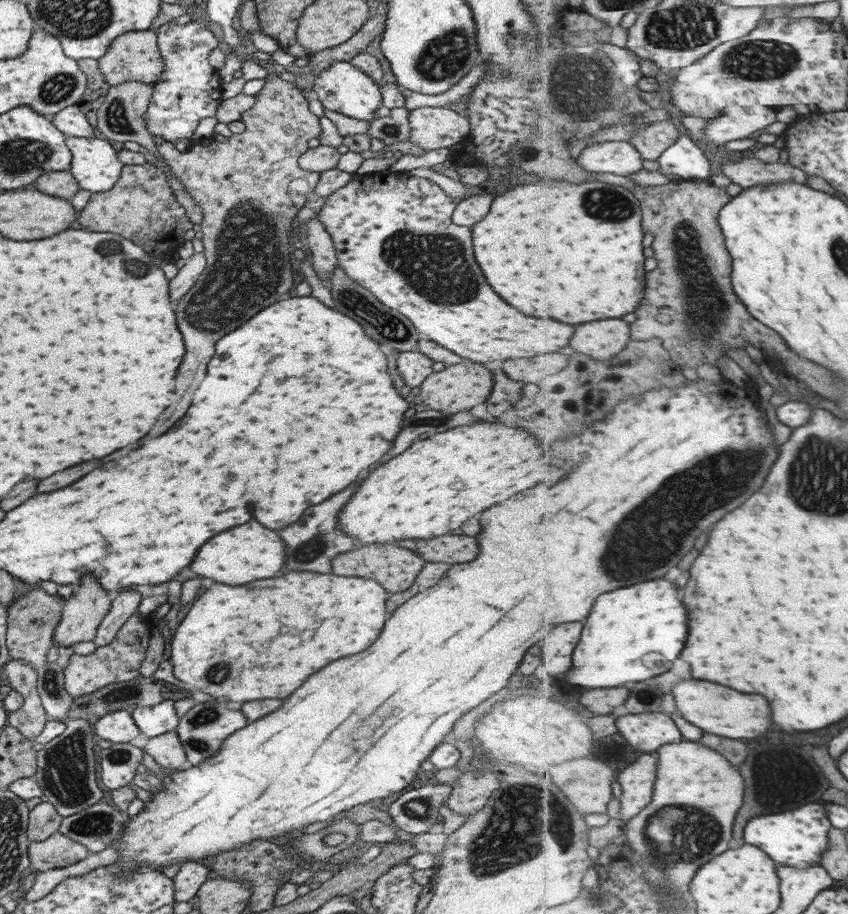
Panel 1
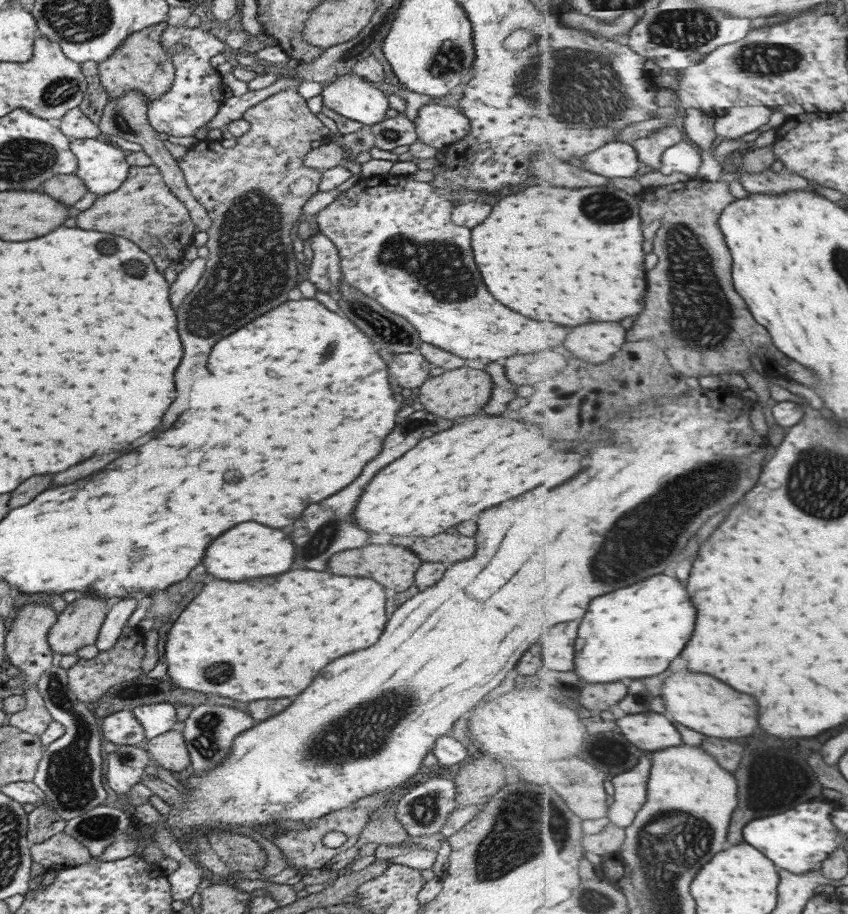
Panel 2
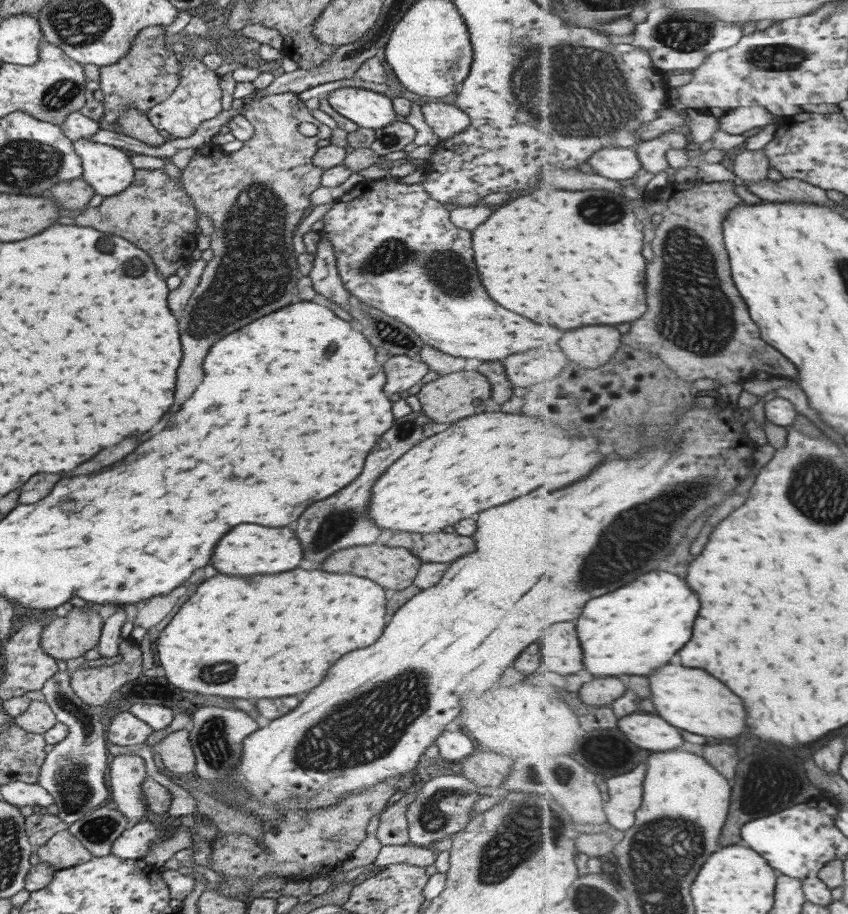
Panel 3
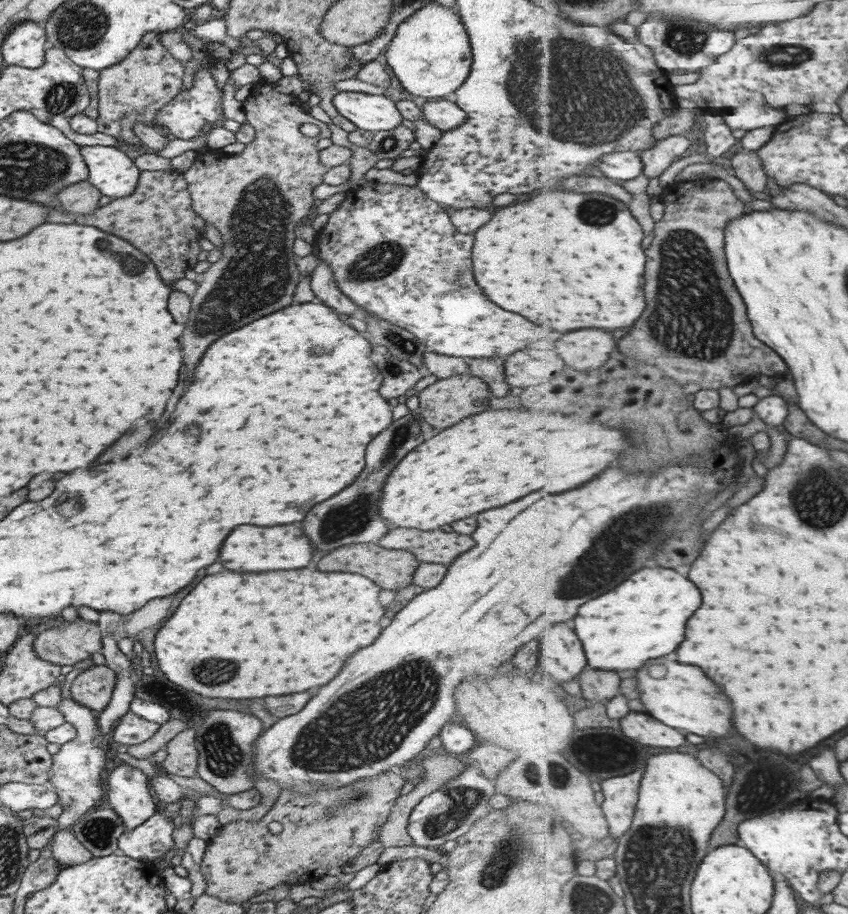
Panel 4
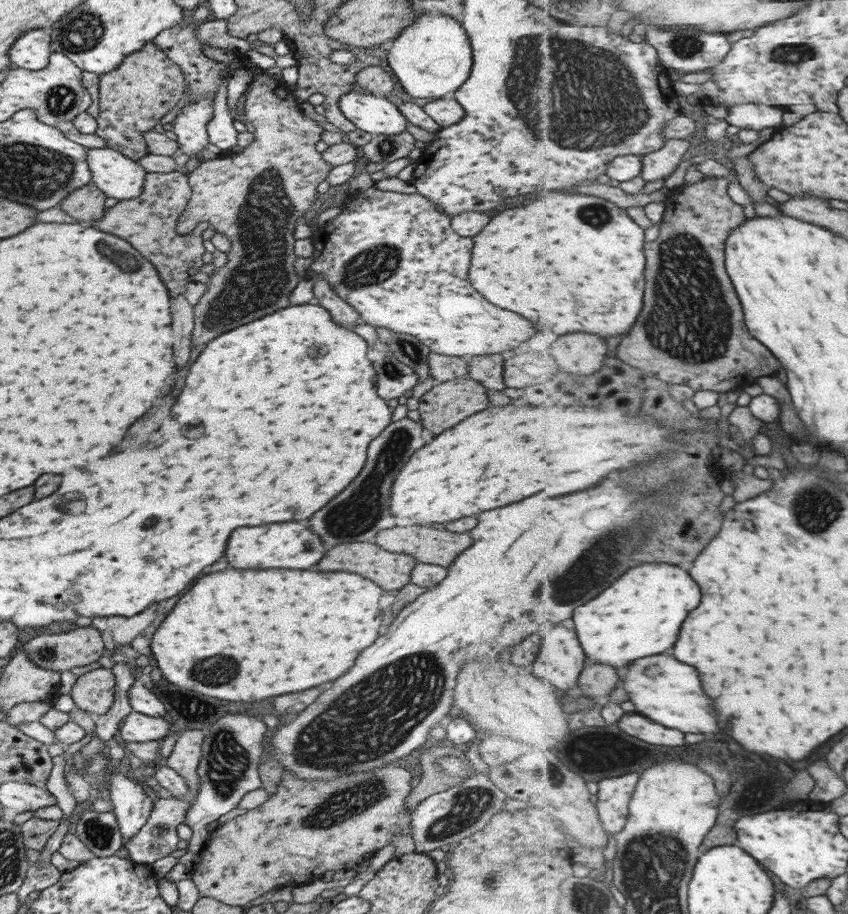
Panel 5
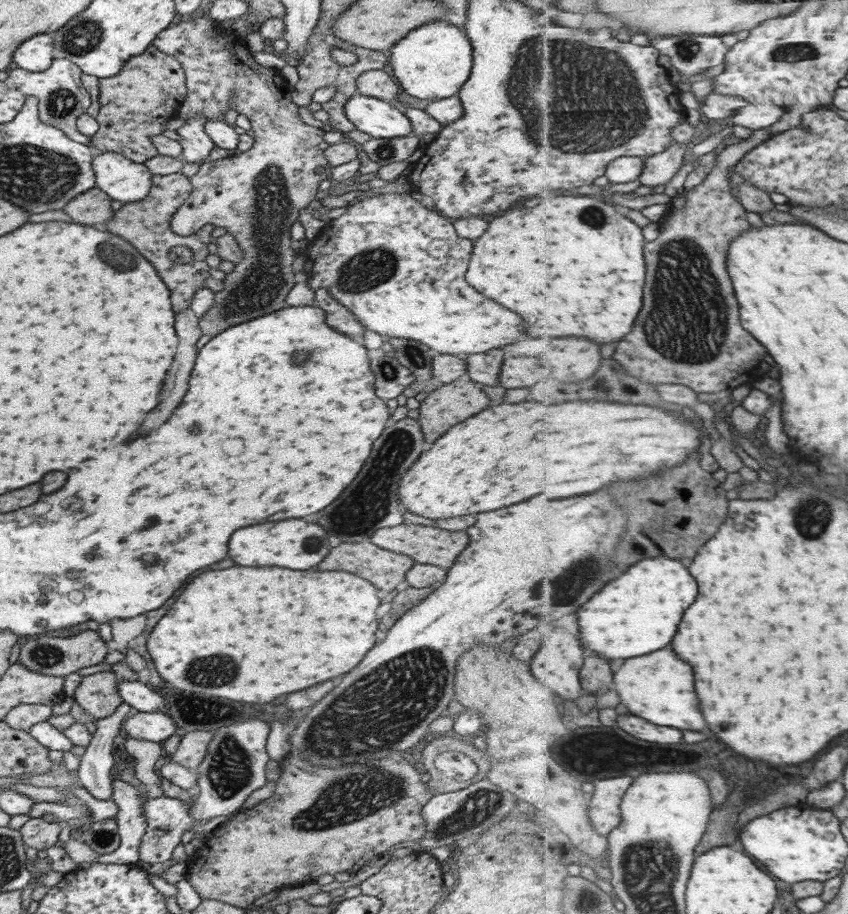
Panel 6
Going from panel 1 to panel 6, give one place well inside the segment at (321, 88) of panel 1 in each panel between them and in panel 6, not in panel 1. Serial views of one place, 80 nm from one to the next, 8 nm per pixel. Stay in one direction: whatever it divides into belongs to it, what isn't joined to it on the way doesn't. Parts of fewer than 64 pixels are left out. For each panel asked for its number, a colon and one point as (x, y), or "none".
2: (349, 95)
3: (367, 109)
4: (369, 112)
5: (375, 115)
6: (378, 119)

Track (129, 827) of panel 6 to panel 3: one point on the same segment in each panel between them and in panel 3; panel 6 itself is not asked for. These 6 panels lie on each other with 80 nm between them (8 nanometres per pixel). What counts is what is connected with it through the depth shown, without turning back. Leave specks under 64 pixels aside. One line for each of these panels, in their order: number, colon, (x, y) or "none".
3: (126, 771)
4: (128, 793)
5: (131, 805)

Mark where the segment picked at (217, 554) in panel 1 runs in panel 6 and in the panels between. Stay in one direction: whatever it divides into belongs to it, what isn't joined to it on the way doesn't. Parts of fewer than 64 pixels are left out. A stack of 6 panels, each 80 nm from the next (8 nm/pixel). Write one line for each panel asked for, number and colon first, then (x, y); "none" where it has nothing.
2: (248, 550)
3: (248, 549)
4: (248, 548)
5: (290, 545)
6: (295, 544)

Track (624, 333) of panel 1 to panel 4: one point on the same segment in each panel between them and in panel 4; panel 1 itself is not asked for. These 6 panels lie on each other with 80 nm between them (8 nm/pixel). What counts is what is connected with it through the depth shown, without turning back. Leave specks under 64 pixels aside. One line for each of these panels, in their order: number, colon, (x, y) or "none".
2: (595, 343)
3: (592, 346)
4: (583, 350)

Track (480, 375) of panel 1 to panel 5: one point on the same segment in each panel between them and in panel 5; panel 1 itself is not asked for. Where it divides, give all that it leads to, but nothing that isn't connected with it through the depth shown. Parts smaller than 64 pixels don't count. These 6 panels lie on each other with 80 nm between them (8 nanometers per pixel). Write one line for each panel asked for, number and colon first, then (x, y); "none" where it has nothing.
2: (460, 392)
3: (447, 398)
4: (446, 401)
5: (445, 404)

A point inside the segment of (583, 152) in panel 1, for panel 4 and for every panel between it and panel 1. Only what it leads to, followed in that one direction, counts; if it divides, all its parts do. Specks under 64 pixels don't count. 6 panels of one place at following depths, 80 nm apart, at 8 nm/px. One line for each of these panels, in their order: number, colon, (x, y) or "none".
2: (618, 159)
3: (619, 163)
4: (627, 165)

